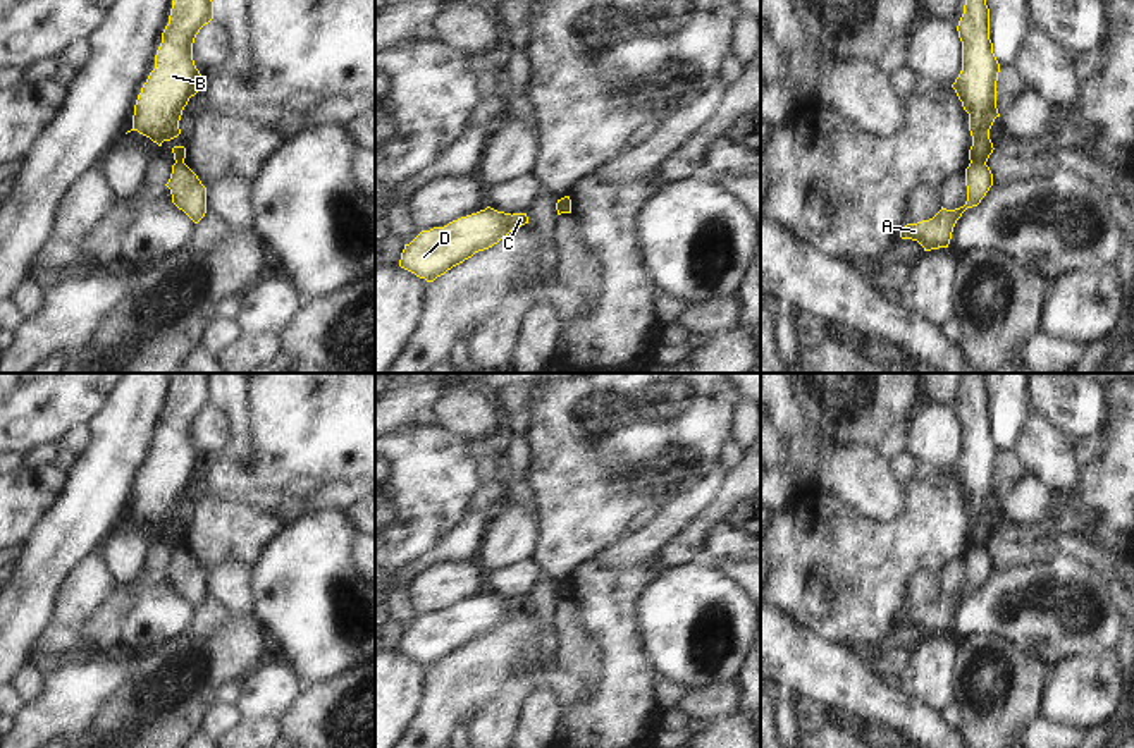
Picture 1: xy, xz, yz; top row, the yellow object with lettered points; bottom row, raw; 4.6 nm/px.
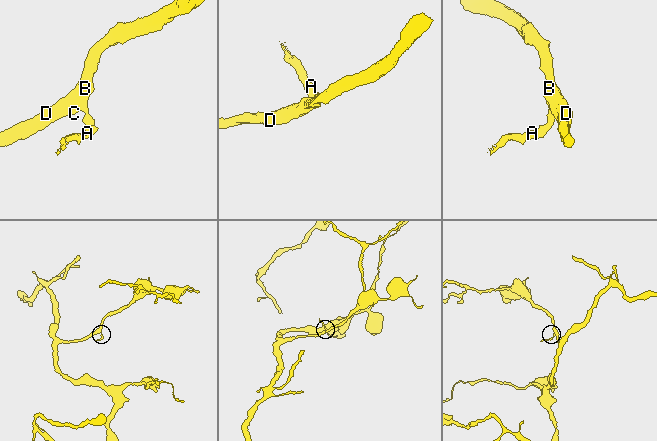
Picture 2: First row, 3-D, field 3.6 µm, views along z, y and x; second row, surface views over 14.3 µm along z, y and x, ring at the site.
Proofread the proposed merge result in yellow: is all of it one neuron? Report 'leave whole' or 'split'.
split

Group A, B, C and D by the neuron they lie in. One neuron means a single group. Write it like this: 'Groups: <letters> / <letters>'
Groups: A / B C D

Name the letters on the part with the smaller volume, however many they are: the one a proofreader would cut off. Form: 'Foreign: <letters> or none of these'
Foreign: A

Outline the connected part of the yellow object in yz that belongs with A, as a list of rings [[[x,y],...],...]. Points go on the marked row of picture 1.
[[[971,162],[965,169],[967,201],[955,210],[941,210],[929,220],[907,224],[902,239],[917,241],[924,251],[948,248],[953,227],[967,208],[977,206],[993,186],[993,174],[986,163]]]

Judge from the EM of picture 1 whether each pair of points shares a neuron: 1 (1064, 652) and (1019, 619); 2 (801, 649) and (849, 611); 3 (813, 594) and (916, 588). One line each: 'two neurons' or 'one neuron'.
1: one neuron
2: two neurons
3: two neurons

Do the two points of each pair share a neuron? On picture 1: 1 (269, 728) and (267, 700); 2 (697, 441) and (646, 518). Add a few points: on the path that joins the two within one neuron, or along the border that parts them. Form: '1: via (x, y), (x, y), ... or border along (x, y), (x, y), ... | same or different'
1: border along (245, 717), (277, 717), (281, 721) | different
2: border along (649, 508), (635, 516) | different

